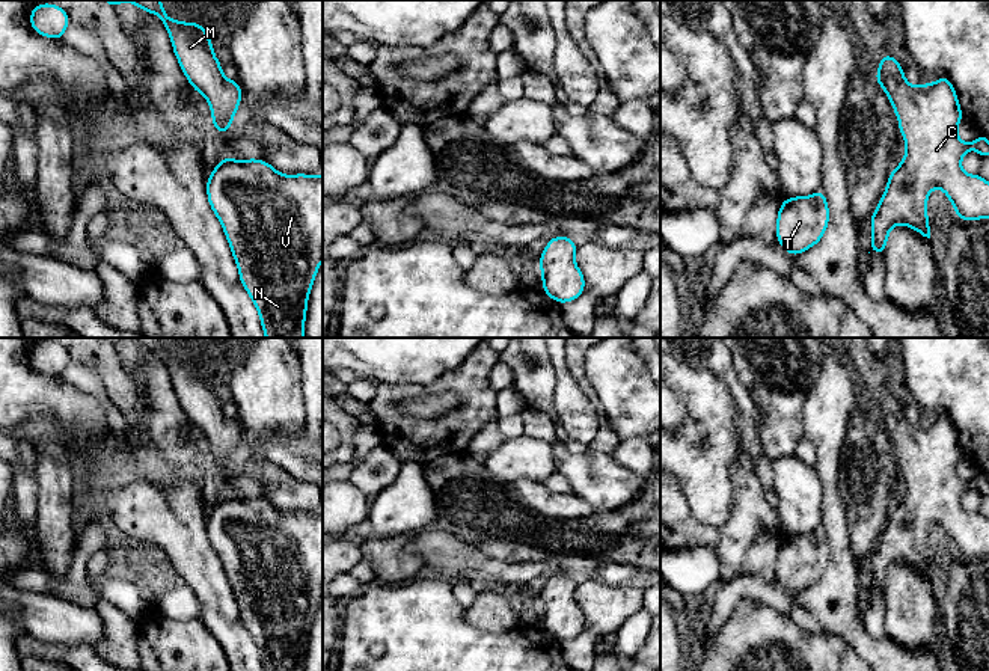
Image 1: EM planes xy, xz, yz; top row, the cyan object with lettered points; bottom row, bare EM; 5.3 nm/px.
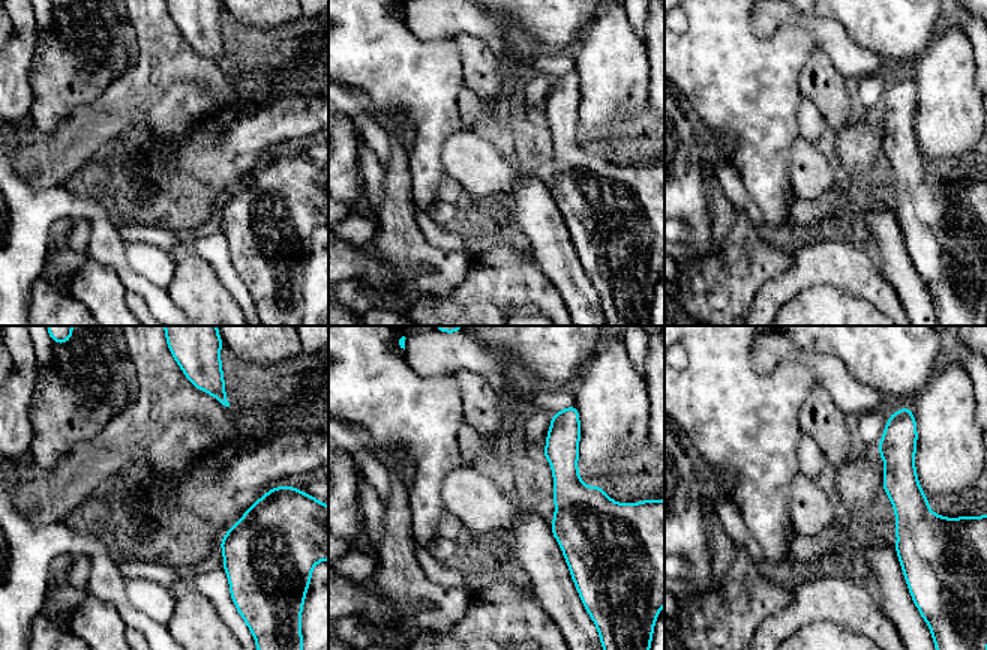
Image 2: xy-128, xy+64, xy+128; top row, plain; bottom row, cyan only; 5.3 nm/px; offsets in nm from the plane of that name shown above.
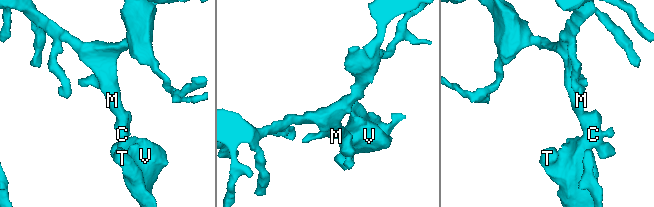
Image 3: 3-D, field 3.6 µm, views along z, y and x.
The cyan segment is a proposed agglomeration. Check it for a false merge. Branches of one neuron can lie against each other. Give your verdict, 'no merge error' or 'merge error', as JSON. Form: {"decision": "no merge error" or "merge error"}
{"decision": "no merge error"}

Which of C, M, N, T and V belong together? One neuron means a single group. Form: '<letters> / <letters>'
C M N T V

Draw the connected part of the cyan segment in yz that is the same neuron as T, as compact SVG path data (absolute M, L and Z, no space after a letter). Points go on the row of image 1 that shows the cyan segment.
M823 190L811 196L788 198L776 219L776 240L790 255L801 255L816 246L826 232L829 208Z

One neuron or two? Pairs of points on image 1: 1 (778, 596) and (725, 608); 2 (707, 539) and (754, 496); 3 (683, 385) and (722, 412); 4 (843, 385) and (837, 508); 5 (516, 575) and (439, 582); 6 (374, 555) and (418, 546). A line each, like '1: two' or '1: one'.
1: one
2: one
3: one
4: one
5: two
6: two

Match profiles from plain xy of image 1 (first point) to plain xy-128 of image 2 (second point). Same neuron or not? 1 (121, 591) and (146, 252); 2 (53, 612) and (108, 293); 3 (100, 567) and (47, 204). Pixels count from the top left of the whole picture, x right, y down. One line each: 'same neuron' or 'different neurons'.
1: same neuron
2: same neuron
3: same neuron

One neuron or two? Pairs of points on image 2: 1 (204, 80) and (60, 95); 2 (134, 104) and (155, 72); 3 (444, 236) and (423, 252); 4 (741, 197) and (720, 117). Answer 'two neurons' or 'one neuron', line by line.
1: two neurons
2: one neuron
3: two neurons
4: two neurons

